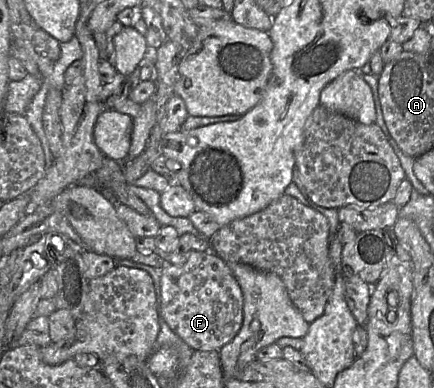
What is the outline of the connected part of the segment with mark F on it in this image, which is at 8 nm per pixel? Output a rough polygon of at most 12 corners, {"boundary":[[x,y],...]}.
{"boundary":[[212,249],[160,267],[160,315],[194,352],[242,326],[242,290]]}

